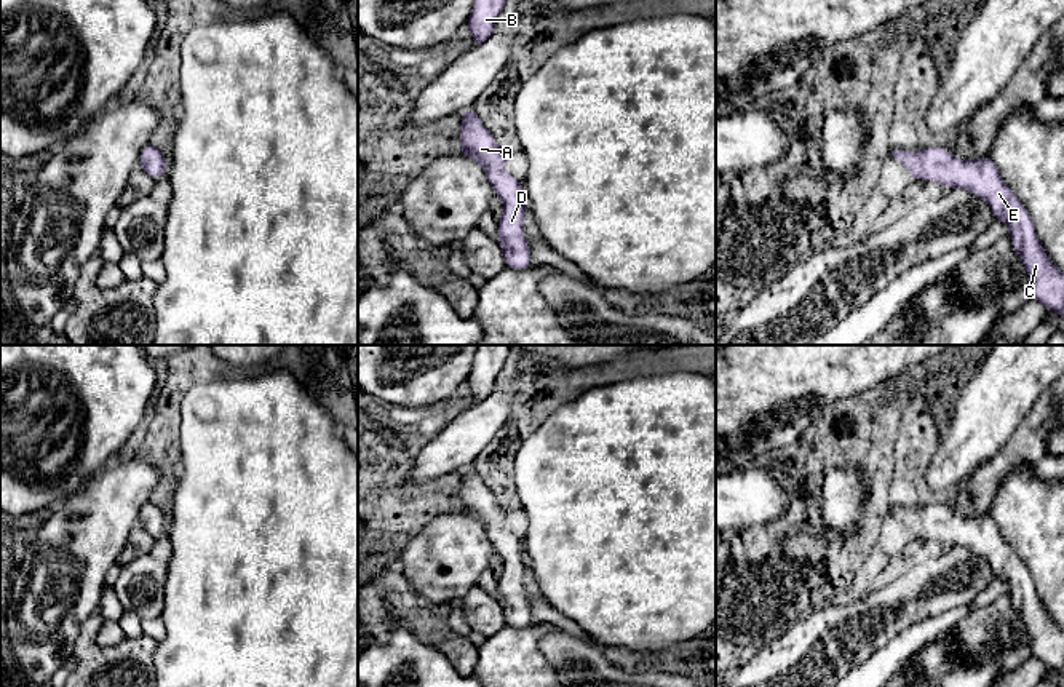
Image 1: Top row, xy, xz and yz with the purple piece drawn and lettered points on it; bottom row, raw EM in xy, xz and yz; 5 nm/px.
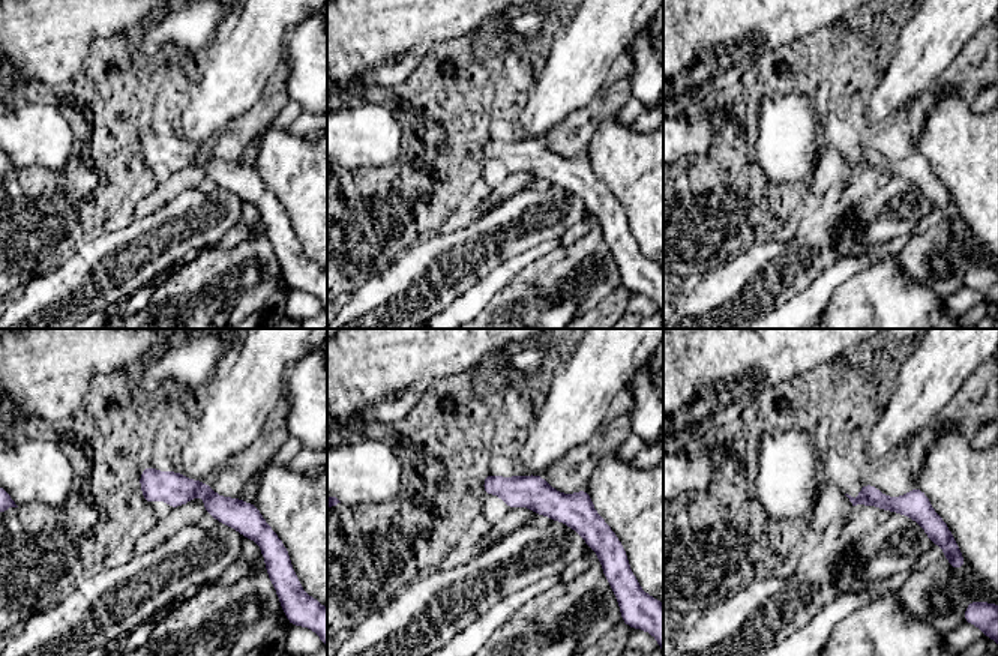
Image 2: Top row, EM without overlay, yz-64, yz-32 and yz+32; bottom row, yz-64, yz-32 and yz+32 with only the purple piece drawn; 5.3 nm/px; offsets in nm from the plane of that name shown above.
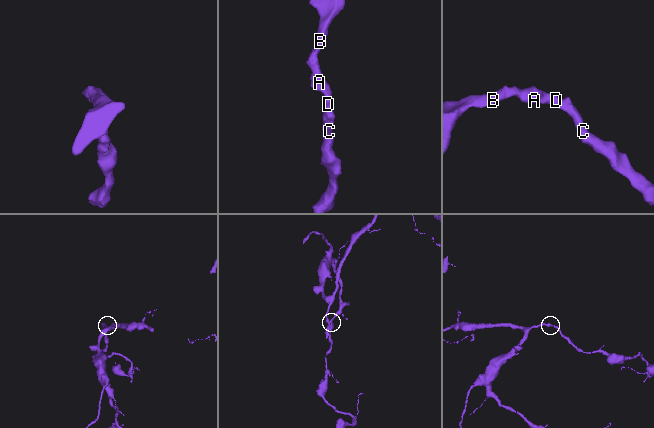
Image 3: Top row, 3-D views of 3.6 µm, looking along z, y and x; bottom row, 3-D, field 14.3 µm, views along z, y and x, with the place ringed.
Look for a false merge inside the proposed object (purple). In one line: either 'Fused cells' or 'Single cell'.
Single cell

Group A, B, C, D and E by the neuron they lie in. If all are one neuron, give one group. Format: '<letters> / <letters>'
A B C D E

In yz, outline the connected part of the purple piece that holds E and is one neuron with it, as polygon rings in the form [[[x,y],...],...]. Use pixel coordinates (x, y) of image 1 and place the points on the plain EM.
[[[941,503],[891,511],[915,538],[931,537],[944,545],[970,548],[984,558],[995,578],[1005,580],[1010,586],[1013,606],[1030,637],[1032,657],[1064,674],[1064,629],[1048,617],[1027,567],[1003,540],[989,513],[965,519],[954,516]]]

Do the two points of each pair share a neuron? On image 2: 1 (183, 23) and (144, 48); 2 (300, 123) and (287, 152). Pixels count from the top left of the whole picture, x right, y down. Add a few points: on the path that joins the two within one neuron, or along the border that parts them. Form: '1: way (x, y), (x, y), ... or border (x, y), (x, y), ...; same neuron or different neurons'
1: way (174, 26), (162, 30), (153, 39); same neuron
2: border (284, 128), (302, 137); different neurons

